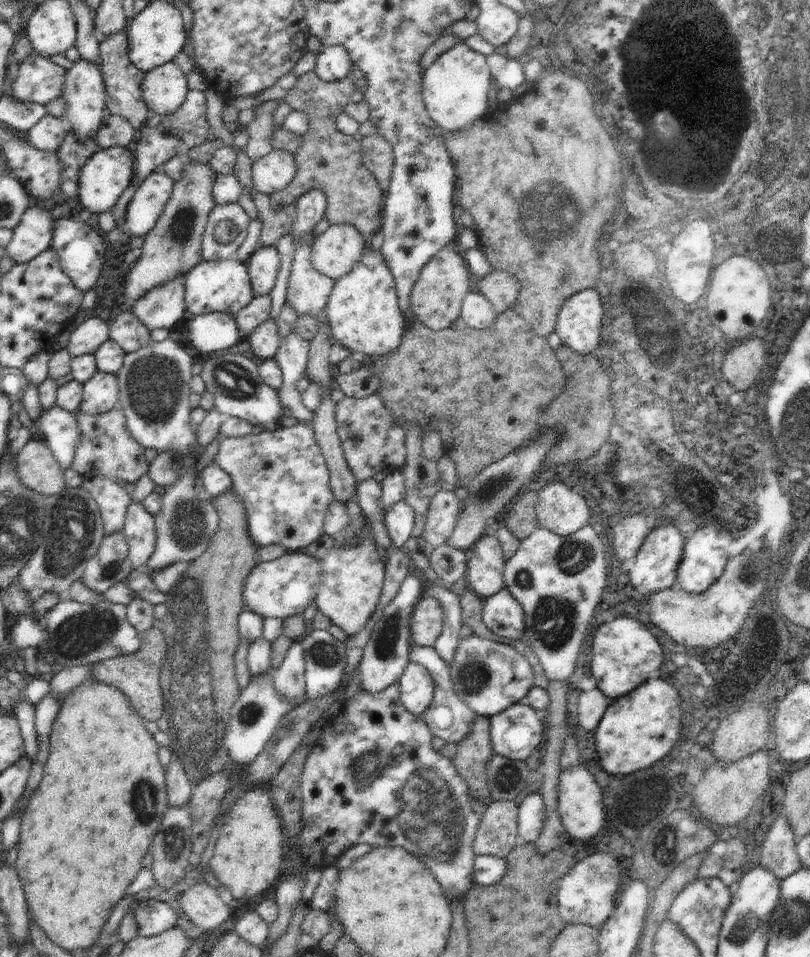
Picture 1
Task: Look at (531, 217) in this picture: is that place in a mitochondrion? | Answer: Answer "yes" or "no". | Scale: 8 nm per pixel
yes

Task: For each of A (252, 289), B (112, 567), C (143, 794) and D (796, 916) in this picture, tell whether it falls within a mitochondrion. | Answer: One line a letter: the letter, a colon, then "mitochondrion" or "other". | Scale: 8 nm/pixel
A: other
B: mitochondrion
C: mitochondrion
D: mitochondrion

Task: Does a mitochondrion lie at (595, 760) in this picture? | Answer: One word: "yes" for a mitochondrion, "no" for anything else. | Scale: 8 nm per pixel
no

